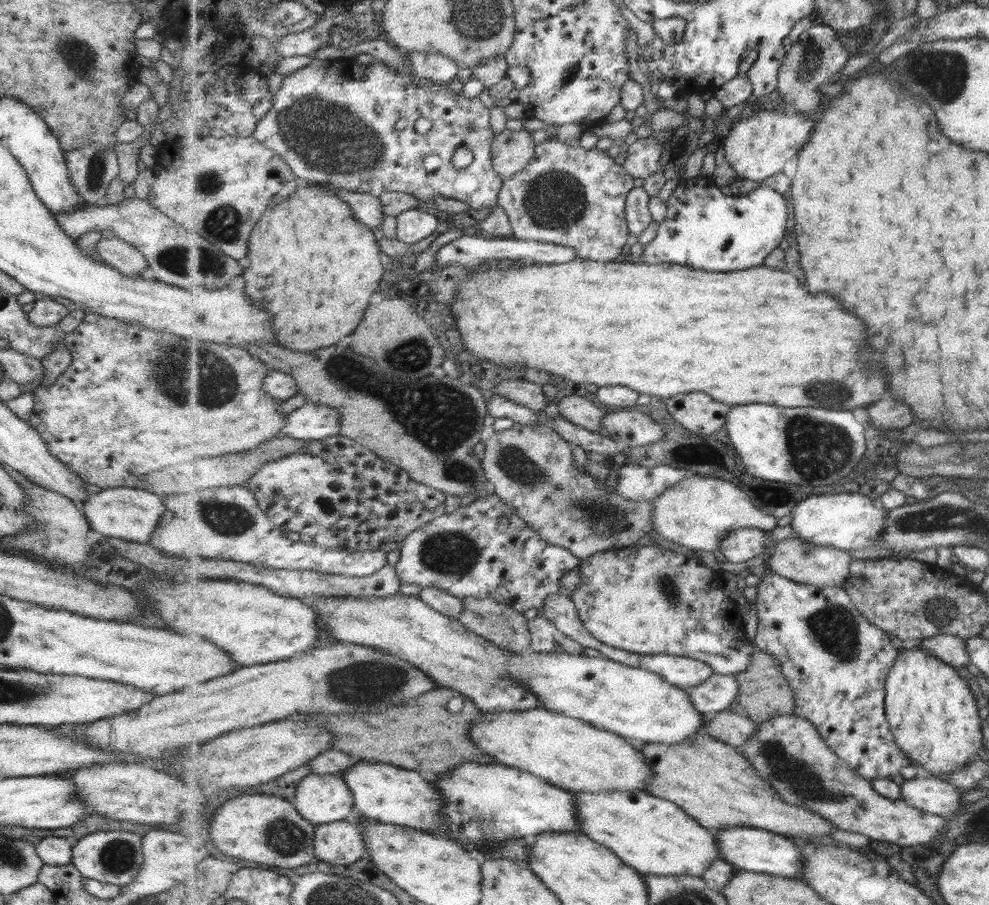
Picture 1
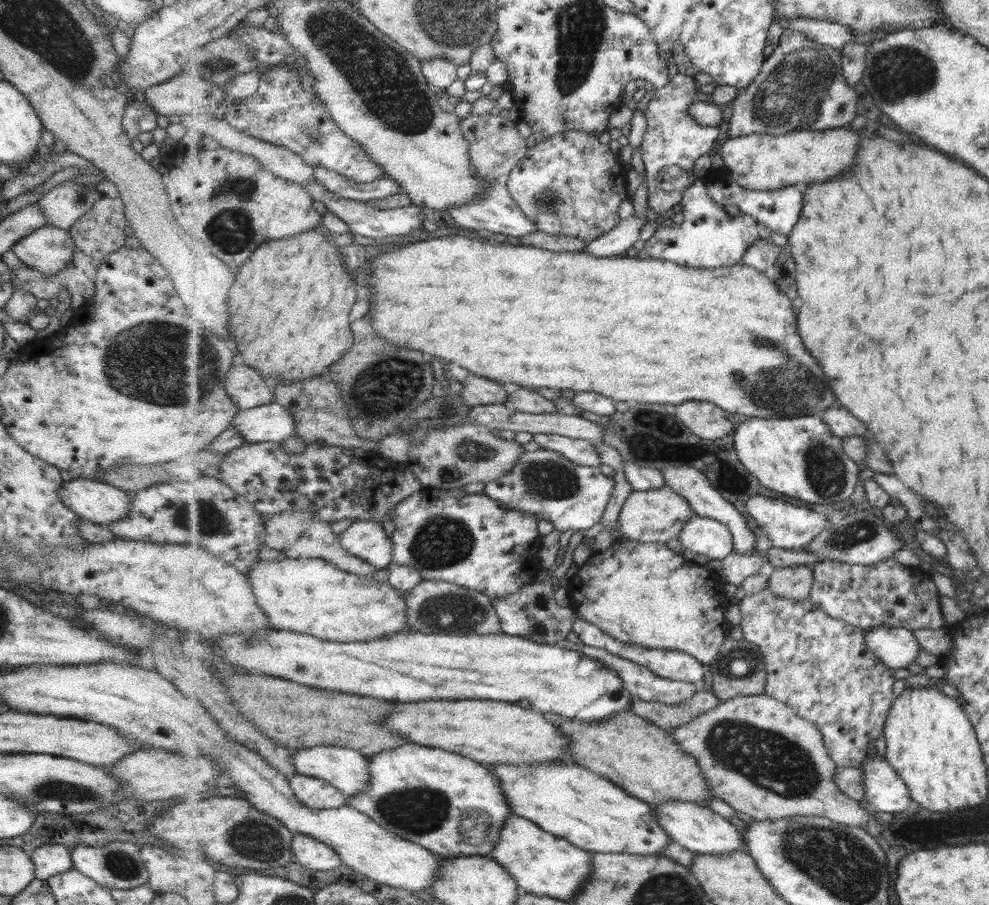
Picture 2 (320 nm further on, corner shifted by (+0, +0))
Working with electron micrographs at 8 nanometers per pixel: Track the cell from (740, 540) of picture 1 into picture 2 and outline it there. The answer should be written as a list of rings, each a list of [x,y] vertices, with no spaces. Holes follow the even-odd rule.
[[[695,515],[681,530],[679,541],[682,550],[691,550],[708,559],[722,562],[734,552],[734,535],[725,523]]]

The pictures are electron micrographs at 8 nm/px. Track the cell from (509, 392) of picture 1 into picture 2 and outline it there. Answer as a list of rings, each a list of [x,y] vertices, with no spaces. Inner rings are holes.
[[[468,375],[461,384],[465,393],[478,405],[505,404],[510,395],[508,385],[497,384],[497,381],[485,380],[479,376]]]

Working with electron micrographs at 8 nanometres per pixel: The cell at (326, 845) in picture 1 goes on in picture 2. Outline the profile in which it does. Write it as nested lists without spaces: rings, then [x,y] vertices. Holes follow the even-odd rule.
[[[298,833],[294,836],[292,849],[298,863],[304,868],[311,868],[311,870],[333,870],[333,868],[344,866],[342,858],[334,848],[306,834]]]

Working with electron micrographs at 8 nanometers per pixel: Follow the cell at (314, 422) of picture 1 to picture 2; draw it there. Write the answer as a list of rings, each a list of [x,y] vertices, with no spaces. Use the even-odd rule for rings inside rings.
[[[269,403],[250,409],[241,409],[231,421],[245,442],[281,442],[296,434],[296,420],[286,406]]]

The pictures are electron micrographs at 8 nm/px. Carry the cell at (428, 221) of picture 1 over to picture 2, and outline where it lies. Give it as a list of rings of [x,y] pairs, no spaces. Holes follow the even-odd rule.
[[[311,183],[305,186],[307,192],[314,200],[321,201],[328,210],[332,211],[335,216],[344,221],[353,234],[360,234],[376,240],[377,238],[387,238],[387,236],[407,236],[415,228],[423,224],[421,207],[417,205],[407,205],[401,208],[380,209],[369,206],[364,202],[341,198],[338,194],[327,190],[321,183]]]

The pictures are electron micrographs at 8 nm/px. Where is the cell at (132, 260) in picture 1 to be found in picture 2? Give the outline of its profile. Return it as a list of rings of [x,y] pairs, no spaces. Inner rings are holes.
[[[45,224],[16,240],[10,249],[23,264],[44,275],[52,275],[71,258],[72,240],[66,230]]]

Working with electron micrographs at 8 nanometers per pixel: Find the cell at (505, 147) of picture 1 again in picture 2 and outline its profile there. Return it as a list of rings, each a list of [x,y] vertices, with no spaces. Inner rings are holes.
[[[469,114],[462,119],[462,131],[470,142],[470,160],[477,173],[487,179],[504,180],[520,162],[527,157],[530,140],[523,138],[517,130],[516,122],[506,116],[487,114]]]

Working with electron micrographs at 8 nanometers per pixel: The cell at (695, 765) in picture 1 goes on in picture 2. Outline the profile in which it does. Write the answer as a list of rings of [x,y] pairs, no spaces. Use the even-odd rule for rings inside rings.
[[[633,711],[618,712],[595,722],[559,715],[554,720],[570,738],[570,756],[574,758],[575,764],[609,779],[629,794],[653,806],[669,799],[703,804],[705,800],[716,797],[702,774],[698,760],[686,753],[673,740],[669,731]]]

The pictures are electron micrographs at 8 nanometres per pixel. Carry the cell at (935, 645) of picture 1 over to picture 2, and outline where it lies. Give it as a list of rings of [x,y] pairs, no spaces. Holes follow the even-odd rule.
[[[891,626],[867,631],[867,646],[890,668],[905,668],[916,662],[923,649],[912,629]]]

